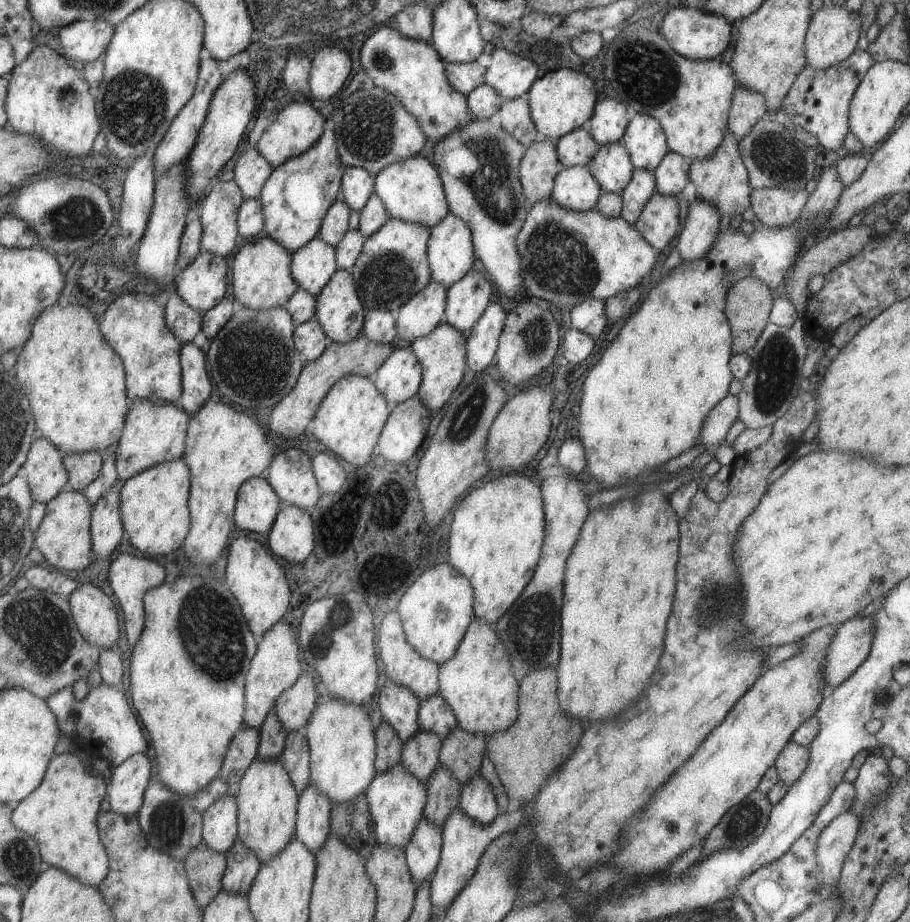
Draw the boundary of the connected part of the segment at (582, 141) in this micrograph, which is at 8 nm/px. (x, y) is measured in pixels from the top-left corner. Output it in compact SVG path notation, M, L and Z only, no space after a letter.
M577 128L559 138L556 148L559 161L565 167L584 166L596 156L599 144L590 131Z

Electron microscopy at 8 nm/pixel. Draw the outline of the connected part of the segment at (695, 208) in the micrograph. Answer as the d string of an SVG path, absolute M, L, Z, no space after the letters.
M698 196L689 202L685 226L675 244L683 262L706 258L720 232L720 218L721 214L713 202Z

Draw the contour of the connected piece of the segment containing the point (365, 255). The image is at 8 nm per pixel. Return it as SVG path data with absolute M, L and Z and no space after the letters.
M390 216L380 230L365 238L362 252L358 255L350 271L357 284L358 296L366 309L391 310L396 314L405 302L416 296L431 281L427 255L427 242L430 235L431 229L427 226Z

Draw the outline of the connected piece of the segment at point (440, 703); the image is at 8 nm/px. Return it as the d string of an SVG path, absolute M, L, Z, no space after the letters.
M439 692L420 700L419 723L422 729L436 733L441 740L459 726L452 707Z

